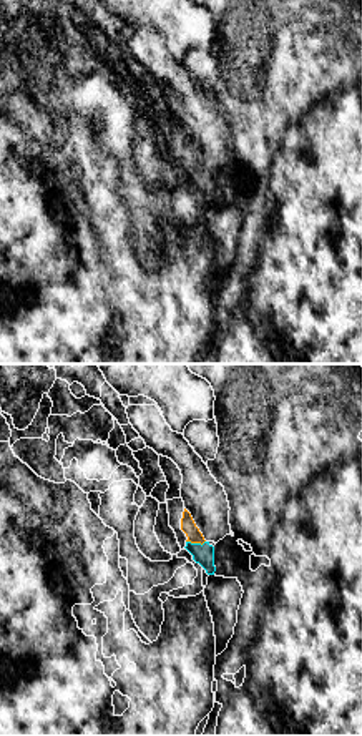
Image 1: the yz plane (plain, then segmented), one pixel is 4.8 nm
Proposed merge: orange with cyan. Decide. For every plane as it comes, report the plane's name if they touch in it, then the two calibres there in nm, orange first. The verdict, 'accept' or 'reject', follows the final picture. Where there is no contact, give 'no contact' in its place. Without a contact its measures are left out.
yz | 70/100 nm

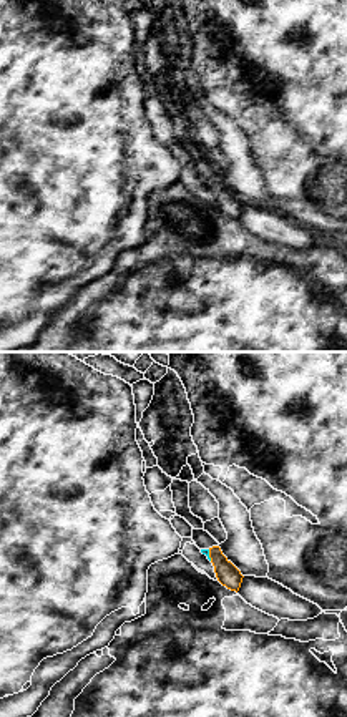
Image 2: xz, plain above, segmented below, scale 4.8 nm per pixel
xz | 110/30 nm

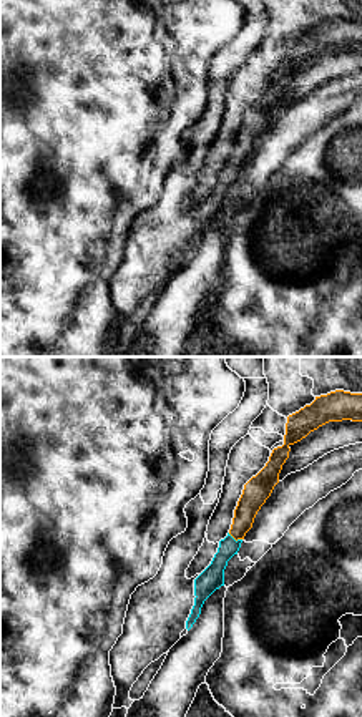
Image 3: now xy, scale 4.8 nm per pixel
xy | 120/110 nm

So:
accept

